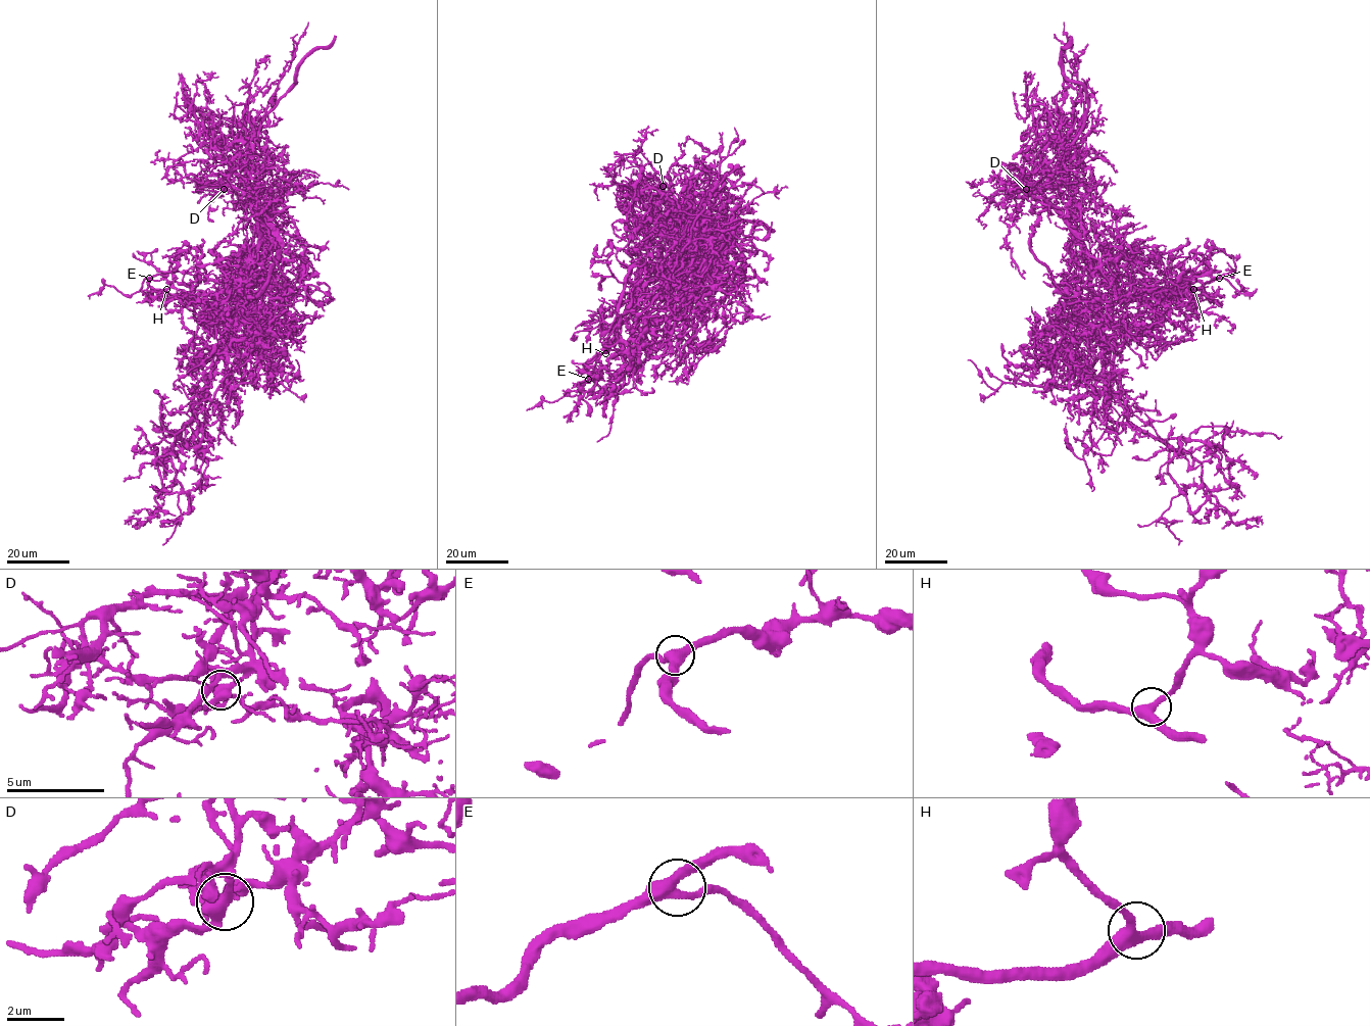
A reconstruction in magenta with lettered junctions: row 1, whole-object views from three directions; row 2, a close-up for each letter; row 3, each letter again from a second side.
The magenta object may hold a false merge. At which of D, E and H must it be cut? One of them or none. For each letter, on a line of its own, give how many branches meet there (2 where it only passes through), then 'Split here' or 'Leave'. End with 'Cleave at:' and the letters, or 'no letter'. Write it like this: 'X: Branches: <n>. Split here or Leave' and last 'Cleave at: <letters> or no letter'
D: Branches: 3. Leave
E: Branches: 3. Leave
H: Branches: 3. Leave
Cleave at: no letter

